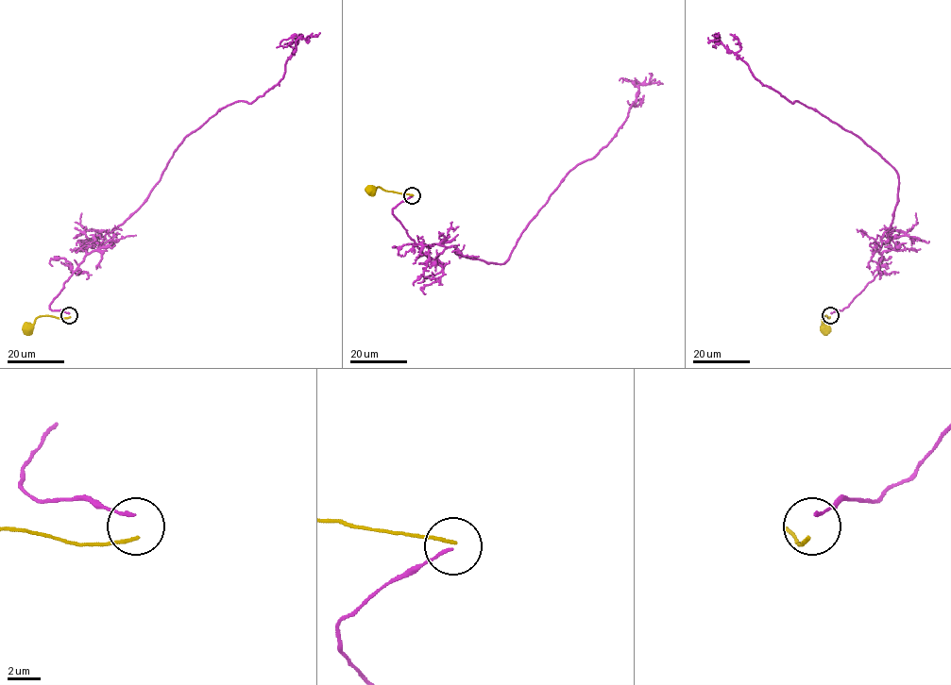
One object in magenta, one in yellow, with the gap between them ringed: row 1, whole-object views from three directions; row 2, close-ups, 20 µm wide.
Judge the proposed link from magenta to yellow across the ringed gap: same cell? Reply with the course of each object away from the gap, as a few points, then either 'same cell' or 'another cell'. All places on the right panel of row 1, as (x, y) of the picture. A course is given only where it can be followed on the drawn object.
magenta via (831, 313), (878, 271), (898, 174), (850, 131), (763, 85), (717, 35), (717, 43) | yellow via (830, 316), (822, 318), (824, 327) | same cell

